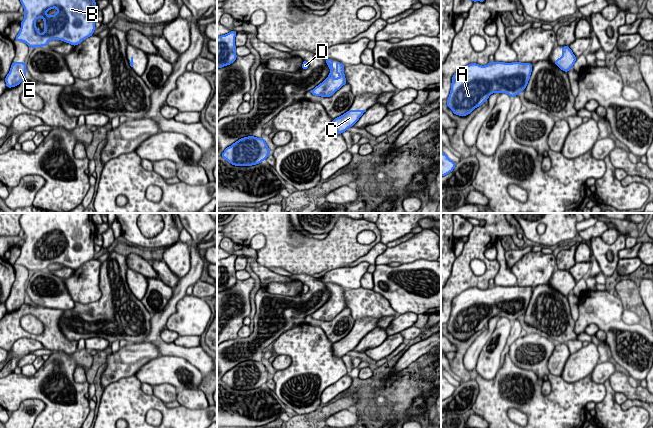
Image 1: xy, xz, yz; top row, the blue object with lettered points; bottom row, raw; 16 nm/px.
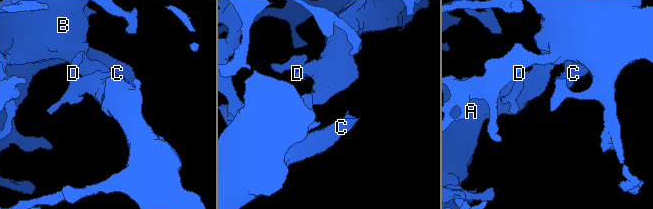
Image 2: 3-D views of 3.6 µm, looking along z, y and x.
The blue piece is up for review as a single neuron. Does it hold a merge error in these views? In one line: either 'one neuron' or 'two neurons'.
one neuron

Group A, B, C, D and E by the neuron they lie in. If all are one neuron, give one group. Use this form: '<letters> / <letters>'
A B C D E

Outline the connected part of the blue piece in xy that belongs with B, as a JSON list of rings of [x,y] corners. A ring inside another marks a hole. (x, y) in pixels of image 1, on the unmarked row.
[[[22,213],[20,226],[24,231],[24,243],[21,246],[20,256],[15,265],[26,267],[30,273],[47,270],[50,264],[61,264],[73,270],[80,268],[83,264],[93,259],[95,254],[94,238],[97,236],[96,225],[92,220],[93,213]],[[38,242],[44,244],[44,257],[40,258],[36,252],[35,245]]]

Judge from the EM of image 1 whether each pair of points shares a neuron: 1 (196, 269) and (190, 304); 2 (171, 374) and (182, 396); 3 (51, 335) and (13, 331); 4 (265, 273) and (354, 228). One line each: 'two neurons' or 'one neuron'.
1: two neurons
2: two neurons
3: one neuron
4: two neurons

